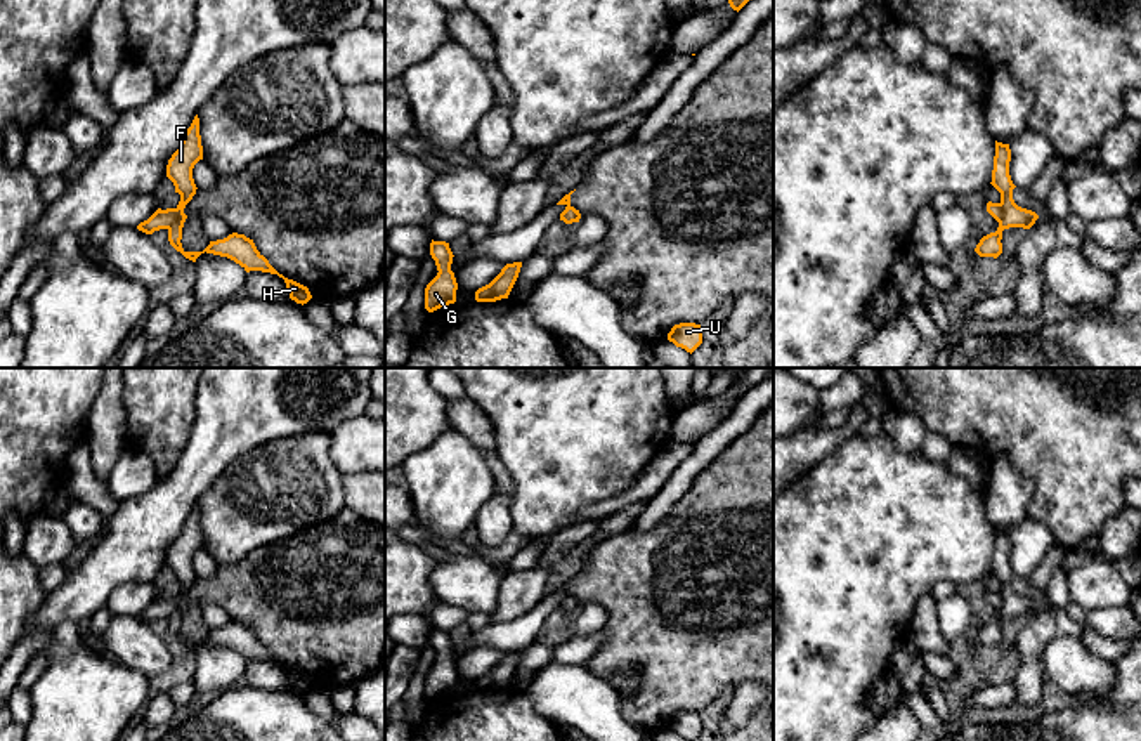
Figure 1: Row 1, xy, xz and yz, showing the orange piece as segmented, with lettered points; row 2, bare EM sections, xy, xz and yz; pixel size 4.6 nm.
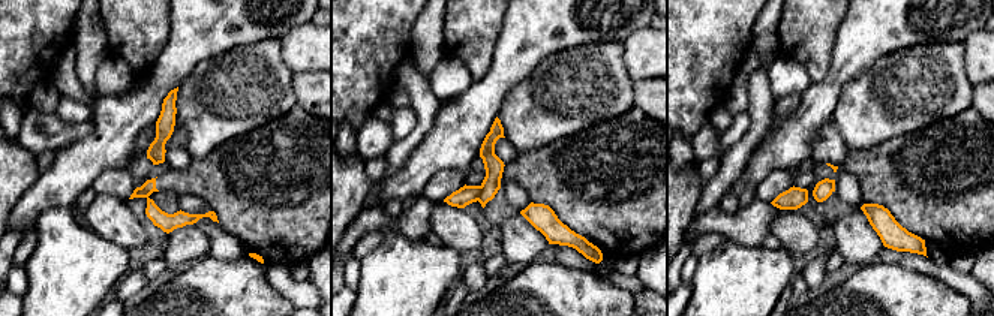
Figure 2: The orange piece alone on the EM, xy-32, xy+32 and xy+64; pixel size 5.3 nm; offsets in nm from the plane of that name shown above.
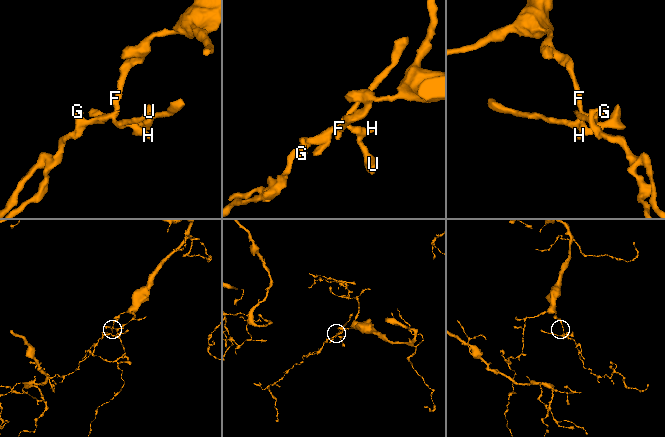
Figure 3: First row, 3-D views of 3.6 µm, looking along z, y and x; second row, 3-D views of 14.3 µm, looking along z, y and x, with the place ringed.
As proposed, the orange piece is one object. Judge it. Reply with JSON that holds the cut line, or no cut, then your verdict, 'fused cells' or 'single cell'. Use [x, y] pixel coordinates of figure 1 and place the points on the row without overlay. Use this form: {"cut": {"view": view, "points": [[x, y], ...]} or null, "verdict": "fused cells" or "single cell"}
{"cut": {"view": "xy", "points": [[182, 599], [167, 616]]}, "verdict": "fused cells"}

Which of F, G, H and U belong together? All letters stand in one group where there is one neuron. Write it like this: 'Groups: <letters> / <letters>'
Groups: F H U / G

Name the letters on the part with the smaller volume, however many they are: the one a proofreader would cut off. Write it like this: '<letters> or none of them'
G

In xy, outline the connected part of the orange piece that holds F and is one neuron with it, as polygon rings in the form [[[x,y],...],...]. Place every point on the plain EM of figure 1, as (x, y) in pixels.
[[[196,503],[182,526],[179,538],[172,543],[166,554],[166,566],[173,571],[175,581],[180,583],[180,590],[177,593],[180,602],[196,583],[198,576],[192,567],[192,557],[199,548],[203,548],[203,534],[199,524],[199,507]]]

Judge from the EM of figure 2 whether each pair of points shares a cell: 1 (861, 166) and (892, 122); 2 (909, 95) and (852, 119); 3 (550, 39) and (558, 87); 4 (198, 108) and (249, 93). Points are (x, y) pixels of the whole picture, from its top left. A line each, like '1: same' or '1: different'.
1: different
2: same
3: different
4: same

